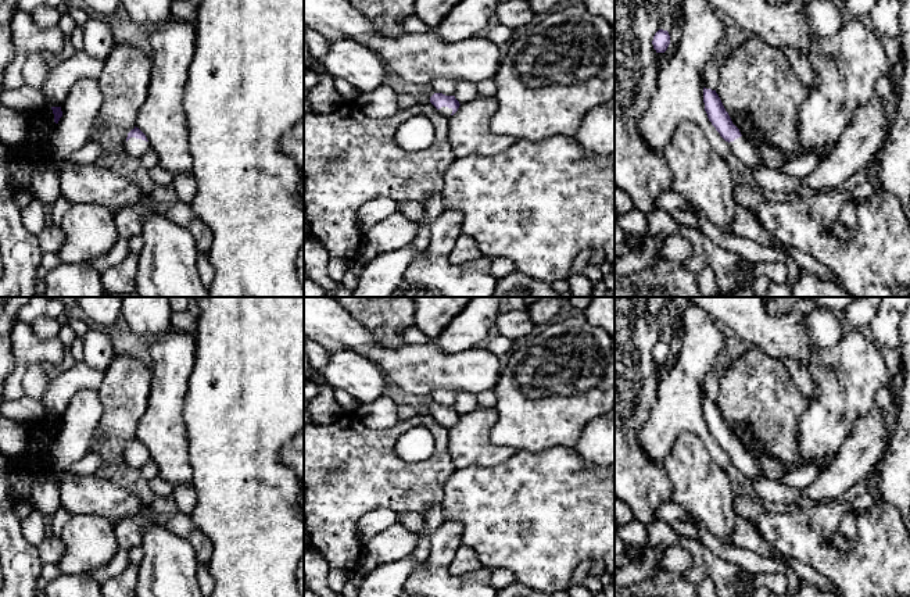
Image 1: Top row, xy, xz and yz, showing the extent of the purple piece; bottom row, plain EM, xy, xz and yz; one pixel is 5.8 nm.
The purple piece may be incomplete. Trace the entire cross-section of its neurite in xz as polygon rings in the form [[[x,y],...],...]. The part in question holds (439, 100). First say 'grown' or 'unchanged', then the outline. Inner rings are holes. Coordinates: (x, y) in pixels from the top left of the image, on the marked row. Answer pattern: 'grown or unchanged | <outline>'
grown | [[[434,93],[430,97],[430,103],[445,117],[449,118],[454,115],[459,108],[459,101],[455,96],[445,96],[443,93]]]

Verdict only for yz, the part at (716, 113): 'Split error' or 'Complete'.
Split error

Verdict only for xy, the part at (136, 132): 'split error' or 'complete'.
split error

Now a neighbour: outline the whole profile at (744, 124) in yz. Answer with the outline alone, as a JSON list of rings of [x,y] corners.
[[[741,115],[737,119],[732,119],[732,124],[739,129],[744,137],[756,135],[752,121],[748,115]]]

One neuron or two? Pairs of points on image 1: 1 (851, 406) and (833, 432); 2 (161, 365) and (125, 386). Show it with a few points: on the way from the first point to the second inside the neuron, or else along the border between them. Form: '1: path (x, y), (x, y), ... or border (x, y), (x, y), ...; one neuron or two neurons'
1: path (842, 408), (833, 418), (833, 424); one neuron
2: border (150, 365), (150, 393), (146, 403); two neurons

